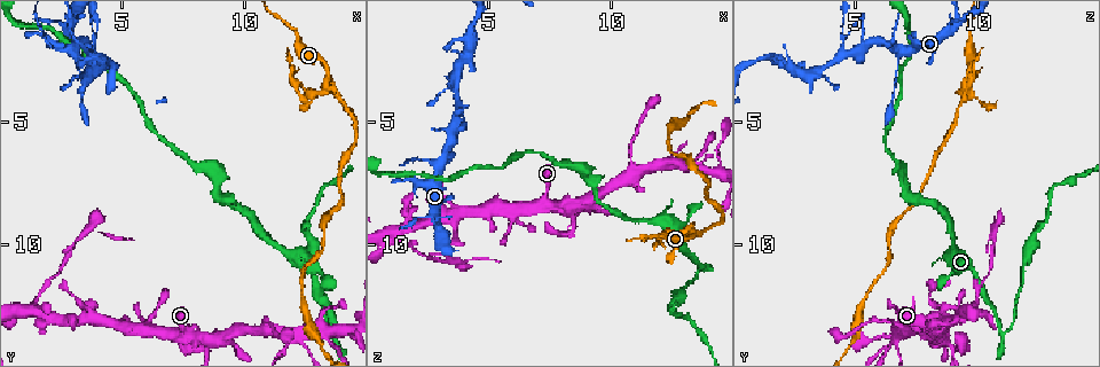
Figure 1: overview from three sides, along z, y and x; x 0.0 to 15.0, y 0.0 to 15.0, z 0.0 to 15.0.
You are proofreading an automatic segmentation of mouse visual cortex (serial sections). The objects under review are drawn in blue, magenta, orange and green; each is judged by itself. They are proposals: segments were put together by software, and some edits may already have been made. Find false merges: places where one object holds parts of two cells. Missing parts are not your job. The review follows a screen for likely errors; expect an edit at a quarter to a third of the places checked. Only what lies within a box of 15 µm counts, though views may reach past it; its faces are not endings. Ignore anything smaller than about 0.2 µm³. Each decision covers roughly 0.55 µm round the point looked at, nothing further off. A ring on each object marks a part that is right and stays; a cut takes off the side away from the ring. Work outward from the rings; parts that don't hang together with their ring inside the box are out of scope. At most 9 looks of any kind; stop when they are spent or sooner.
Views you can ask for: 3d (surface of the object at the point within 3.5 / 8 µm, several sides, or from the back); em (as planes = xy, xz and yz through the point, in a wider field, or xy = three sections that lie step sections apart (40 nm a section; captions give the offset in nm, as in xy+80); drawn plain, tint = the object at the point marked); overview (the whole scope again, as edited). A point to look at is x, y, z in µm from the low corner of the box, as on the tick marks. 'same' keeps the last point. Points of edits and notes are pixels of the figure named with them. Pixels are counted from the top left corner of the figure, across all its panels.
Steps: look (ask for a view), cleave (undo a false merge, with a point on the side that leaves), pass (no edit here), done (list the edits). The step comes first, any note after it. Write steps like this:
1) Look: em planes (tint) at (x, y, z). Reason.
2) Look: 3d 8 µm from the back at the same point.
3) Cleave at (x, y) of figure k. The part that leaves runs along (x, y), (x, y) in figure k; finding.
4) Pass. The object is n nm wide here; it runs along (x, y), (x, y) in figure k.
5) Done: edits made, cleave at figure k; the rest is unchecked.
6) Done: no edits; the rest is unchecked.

Look: 3d 3.5 µm at (7.3, 13.6, 8.2).

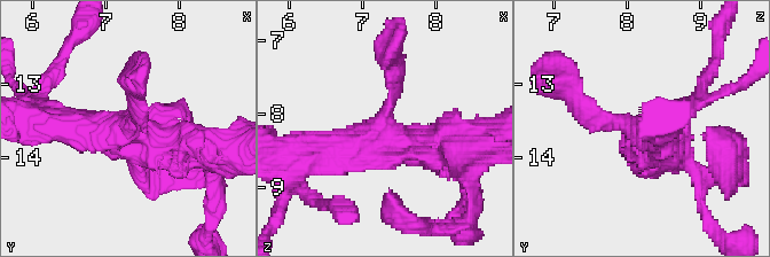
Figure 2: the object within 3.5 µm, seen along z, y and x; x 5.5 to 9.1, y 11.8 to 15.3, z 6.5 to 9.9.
Look: em xy step 1 (tint) at (7.25, 13.60, 8.25).

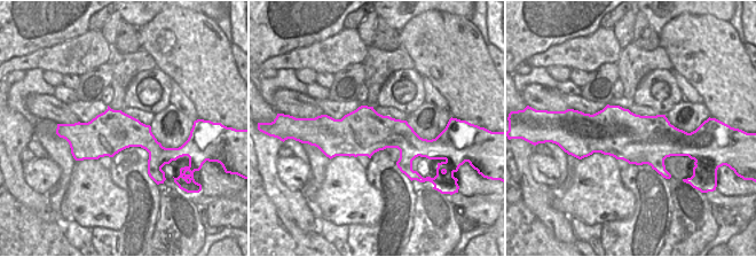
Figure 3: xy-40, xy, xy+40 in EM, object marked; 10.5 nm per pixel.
Look: em xy step 5 (tint) at the same point.

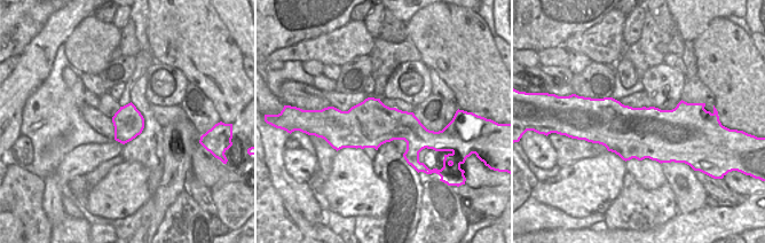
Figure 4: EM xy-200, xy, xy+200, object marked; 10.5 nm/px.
Pass. It runs along (393, 64), (379, 130), (446, 150) in figure 2; all the same cell.

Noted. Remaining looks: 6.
Look: 3d 3.5 µm at (9.0, 7.1, 7.0). Sharp bend.

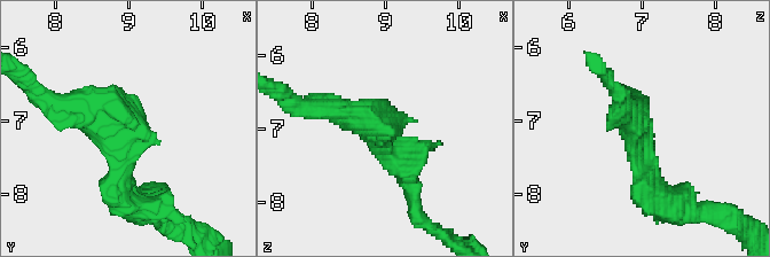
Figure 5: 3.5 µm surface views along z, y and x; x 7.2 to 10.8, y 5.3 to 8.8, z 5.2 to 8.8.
Look: em xy step 3 (plain) at (9.00, 7.15, 6.95). The arms are 300, 350 nm wide.

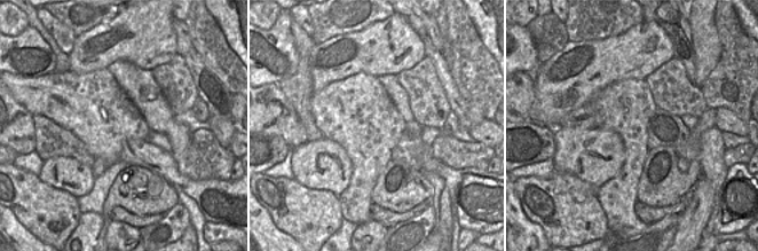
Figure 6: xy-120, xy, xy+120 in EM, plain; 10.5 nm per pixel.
Look: em xy step 3 (tint) at the same point. With the object marked.

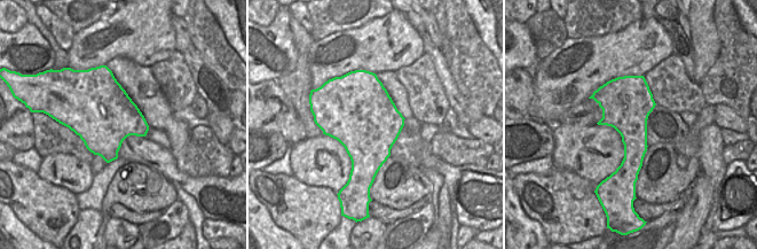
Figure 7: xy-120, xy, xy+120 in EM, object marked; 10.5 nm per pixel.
Pass. One cell here.

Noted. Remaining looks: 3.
Look: 3d 8 µm at (13.3, 3.5, 9.5). Branch point.

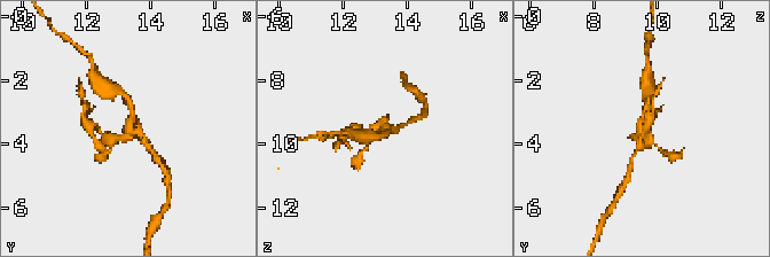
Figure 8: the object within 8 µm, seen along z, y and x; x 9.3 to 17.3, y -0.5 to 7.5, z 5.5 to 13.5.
Look: 3d 3.5 µm at (13.3, 3.6, 9.5).

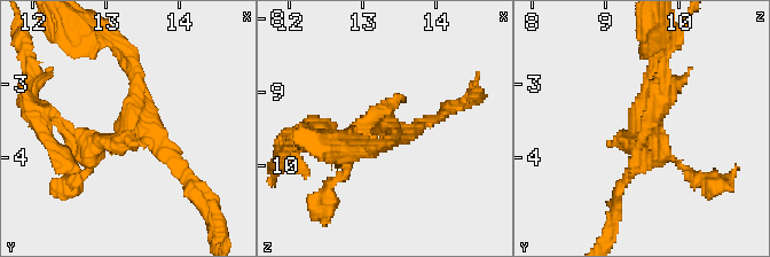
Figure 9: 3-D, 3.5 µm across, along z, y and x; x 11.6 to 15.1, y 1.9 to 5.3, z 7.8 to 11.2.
Look: em xy step 3 (tint) at (13.40, 3.50, 9.50). 3 arms meet here; the arms are 150, 200, 250 nm wide; need the tissue.

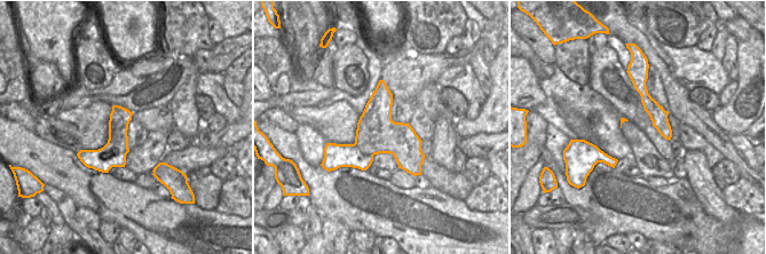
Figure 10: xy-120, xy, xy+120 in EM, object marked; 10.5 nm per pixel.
Cleave at (111, 141) of figure 9. Two cells meet here.

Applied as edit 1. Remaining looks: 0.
Done: edits made, cleave at figure 9; the rest is unchecked.

